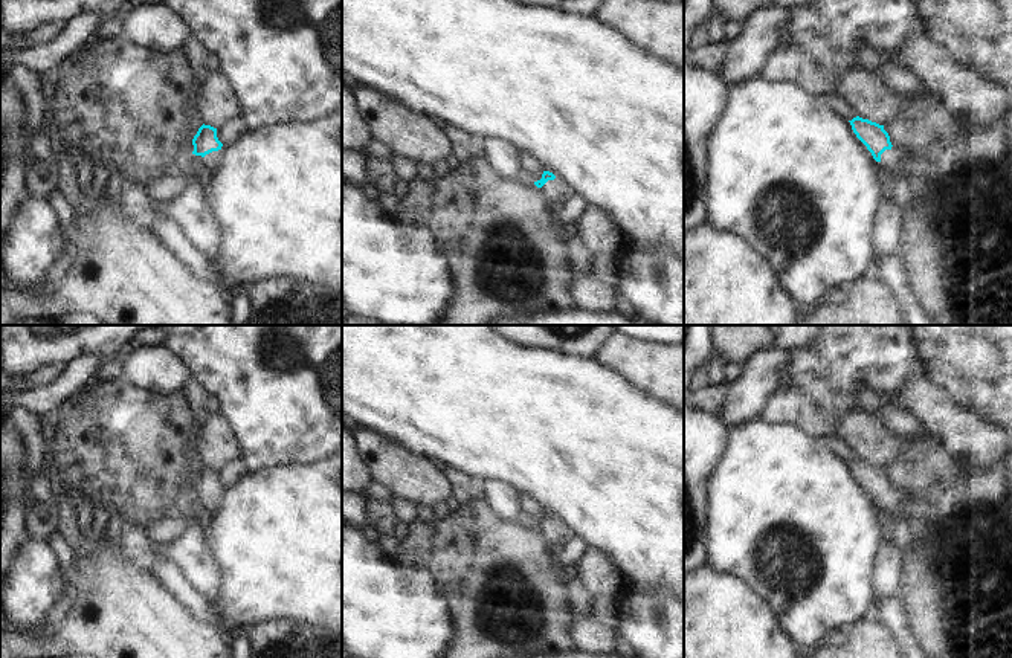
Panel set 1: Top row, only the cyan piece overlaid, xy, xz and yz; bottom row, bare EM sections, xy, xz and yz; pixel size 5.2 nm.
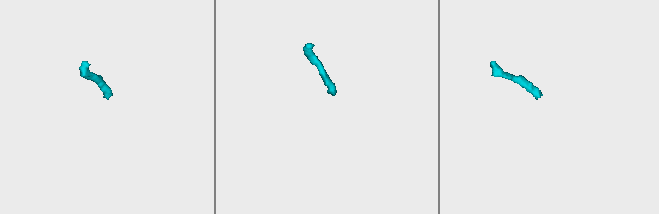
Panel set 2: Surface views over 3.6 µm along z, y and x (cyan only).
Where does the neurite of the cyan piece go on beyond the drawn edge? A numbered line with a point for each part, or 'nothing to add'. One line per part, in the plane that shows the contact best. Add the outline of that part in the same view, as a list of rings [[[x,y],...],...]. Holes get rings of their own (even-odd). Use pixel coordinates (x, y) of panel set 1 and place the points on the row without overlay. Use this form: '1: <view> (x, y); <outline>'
1: yz (892, 504); [[[885,492],[881,496],[881,507],[885,508],[890,514],[901,514],[905,518],[905,508],[902,507],[901,501],[890,492]]]

